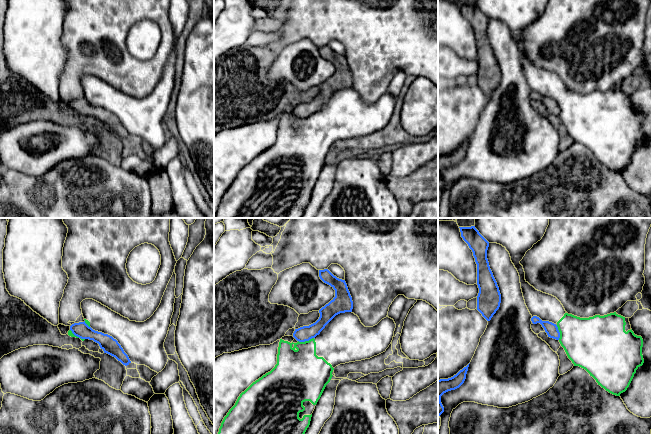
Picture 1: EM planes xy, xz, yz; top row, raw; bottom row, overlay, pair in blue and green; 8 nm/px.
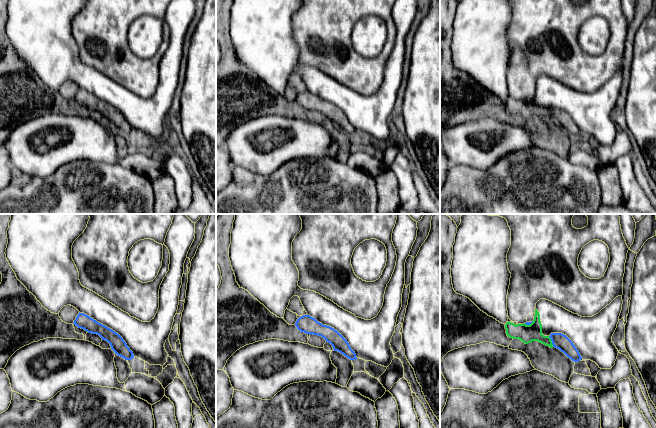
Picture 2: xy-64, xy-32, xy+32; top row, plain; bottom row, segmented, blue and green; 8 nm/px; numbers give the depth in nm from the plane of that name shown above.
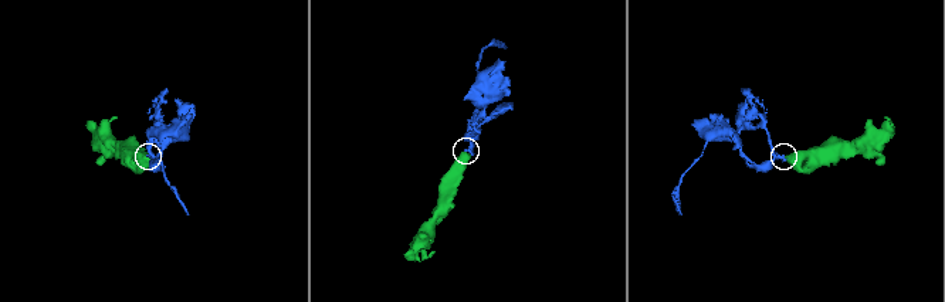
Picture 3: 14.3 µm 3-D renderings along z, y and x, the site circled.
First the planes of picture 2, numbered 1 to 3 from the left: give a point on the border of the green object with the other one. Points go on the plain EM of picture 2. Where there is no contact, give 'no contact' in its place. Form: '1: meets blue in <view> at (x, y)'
1: no contact
2: no contact
3: meets blue in xy+32 at (551, 116)

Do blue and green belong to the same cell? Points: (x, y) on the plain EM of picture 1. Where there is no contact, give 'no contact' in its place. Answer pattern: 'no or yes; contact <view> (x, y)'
no; contact xz (305, 116)

